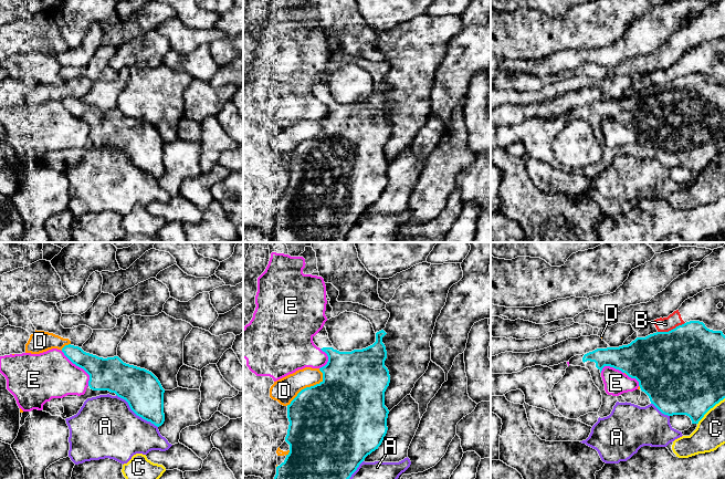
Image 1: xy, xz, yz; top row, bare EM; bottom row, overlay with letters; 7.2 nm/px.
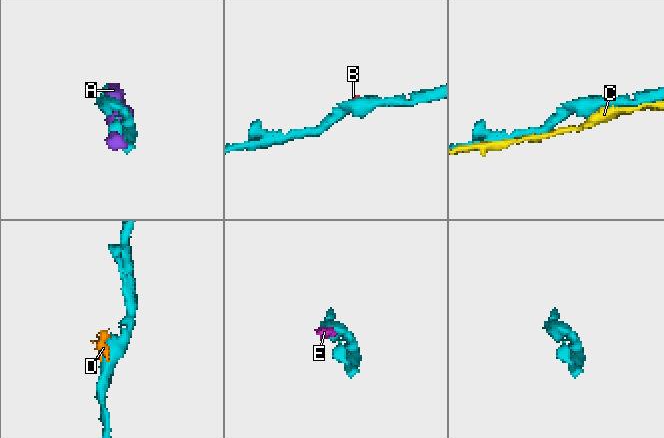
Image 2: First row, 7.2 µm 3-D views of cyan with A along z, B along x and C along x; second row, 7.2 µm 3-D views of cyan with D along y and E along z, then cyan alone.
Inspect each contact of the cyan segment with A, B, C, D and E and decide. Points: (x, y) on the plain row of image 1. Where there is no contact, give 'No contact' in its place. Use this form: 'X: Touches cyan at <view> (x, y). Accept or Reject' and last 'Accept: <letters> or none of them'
A: Touches cyan at xy (136, 166). Reject
B: Touches cyan at yz (671, 82). Reject
C: Touches cyan at yz (710, 160). Reject
D: Touches cyan at xz (308, 139). Reject
E: Touches cyan at xy (80, 118). Reject
Accept: none of them

